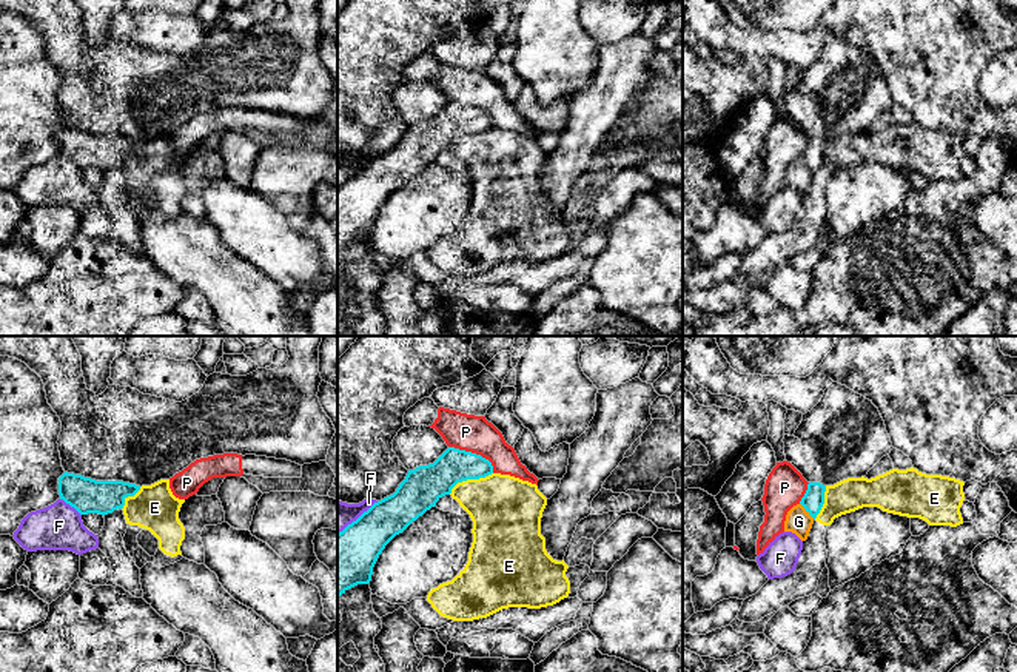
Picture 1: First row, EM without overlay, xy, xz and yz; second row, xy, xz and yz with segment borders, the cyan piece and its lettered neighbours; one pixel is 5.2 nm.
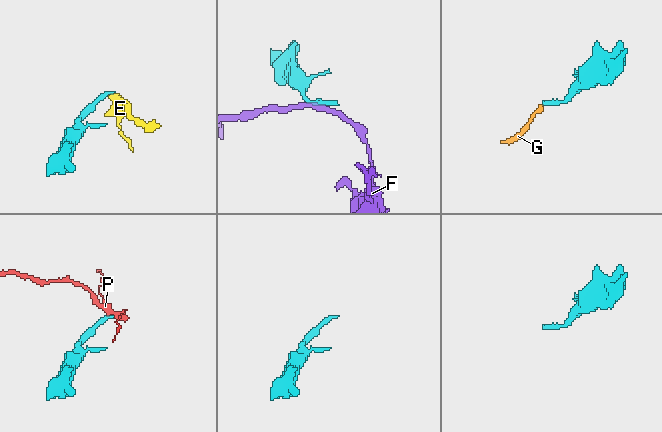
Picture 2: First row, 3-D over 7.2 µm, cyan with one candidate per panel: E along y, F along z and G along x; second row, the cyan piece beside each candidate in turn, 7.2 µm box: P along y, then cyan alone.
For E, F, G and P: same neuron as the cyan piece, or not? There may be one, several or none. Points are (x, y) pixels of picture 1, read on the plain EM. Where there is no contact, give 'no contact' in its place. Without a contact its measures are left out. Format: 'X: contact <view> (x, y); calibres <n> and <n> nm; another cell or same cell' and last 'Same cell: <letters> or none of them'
E: contact xz (469, 133); calibres 200 and 360 nm; another cell
F: contact xy (71, 161); calibres 180 and 240 nm; another cell
G: contact yz (806, 165); calibres 110 and 140 nm; same cell
P: contact xz (475, 108); calibres 180 and 190 nm; another cell
Same cell: G

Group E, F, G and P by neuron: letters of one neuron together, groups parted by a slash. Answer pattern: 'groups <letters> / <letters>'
groups E / F / G / P

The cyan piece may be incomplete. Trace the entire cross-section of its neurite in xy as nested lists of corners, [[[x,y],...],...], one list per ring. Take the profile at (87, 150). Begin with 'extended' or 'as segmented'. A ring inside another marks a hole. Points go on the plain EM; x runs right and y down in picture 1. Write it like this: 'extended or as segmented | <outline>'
as segmented | [[[65,126],[59,133],[59,150],[80,170],[108,170],[123,163],[125,154],[134,151],[140,140],[123,136],[96,136]]]

